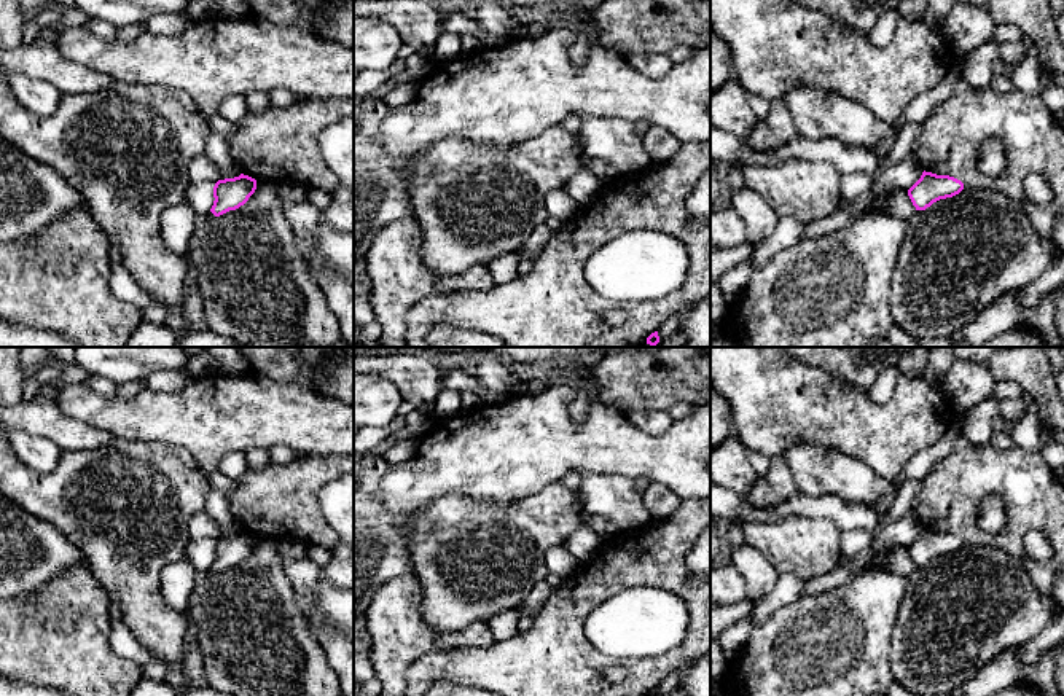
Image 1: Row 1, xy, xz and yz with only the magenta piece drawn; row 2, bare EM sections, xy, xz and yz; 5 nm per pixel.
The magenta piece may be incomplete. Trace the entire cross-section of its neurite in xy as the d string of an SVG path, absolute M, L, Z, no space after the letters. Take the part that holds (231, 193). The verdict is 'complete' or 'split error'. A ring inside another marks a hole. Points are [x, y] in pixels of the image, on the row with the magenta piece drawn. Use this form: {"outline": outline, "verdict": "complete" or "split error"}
{"outline": "M241 174L234 178L218 180L213 186L213 205L210 212L220 217L244 205L256 190L256 180Z", "verdict": "complete"}

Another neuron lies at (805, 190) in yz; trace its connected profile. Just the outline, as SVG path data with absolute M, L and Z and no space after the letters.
M788 159L784 164L742 167L745 186L758 193L779 218L809 223L839 207L843 175L828 161Z

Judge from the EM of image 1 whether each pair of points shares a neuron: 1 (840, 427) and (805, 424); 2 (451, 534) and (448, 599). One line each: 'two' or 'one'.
1: one
2: one

